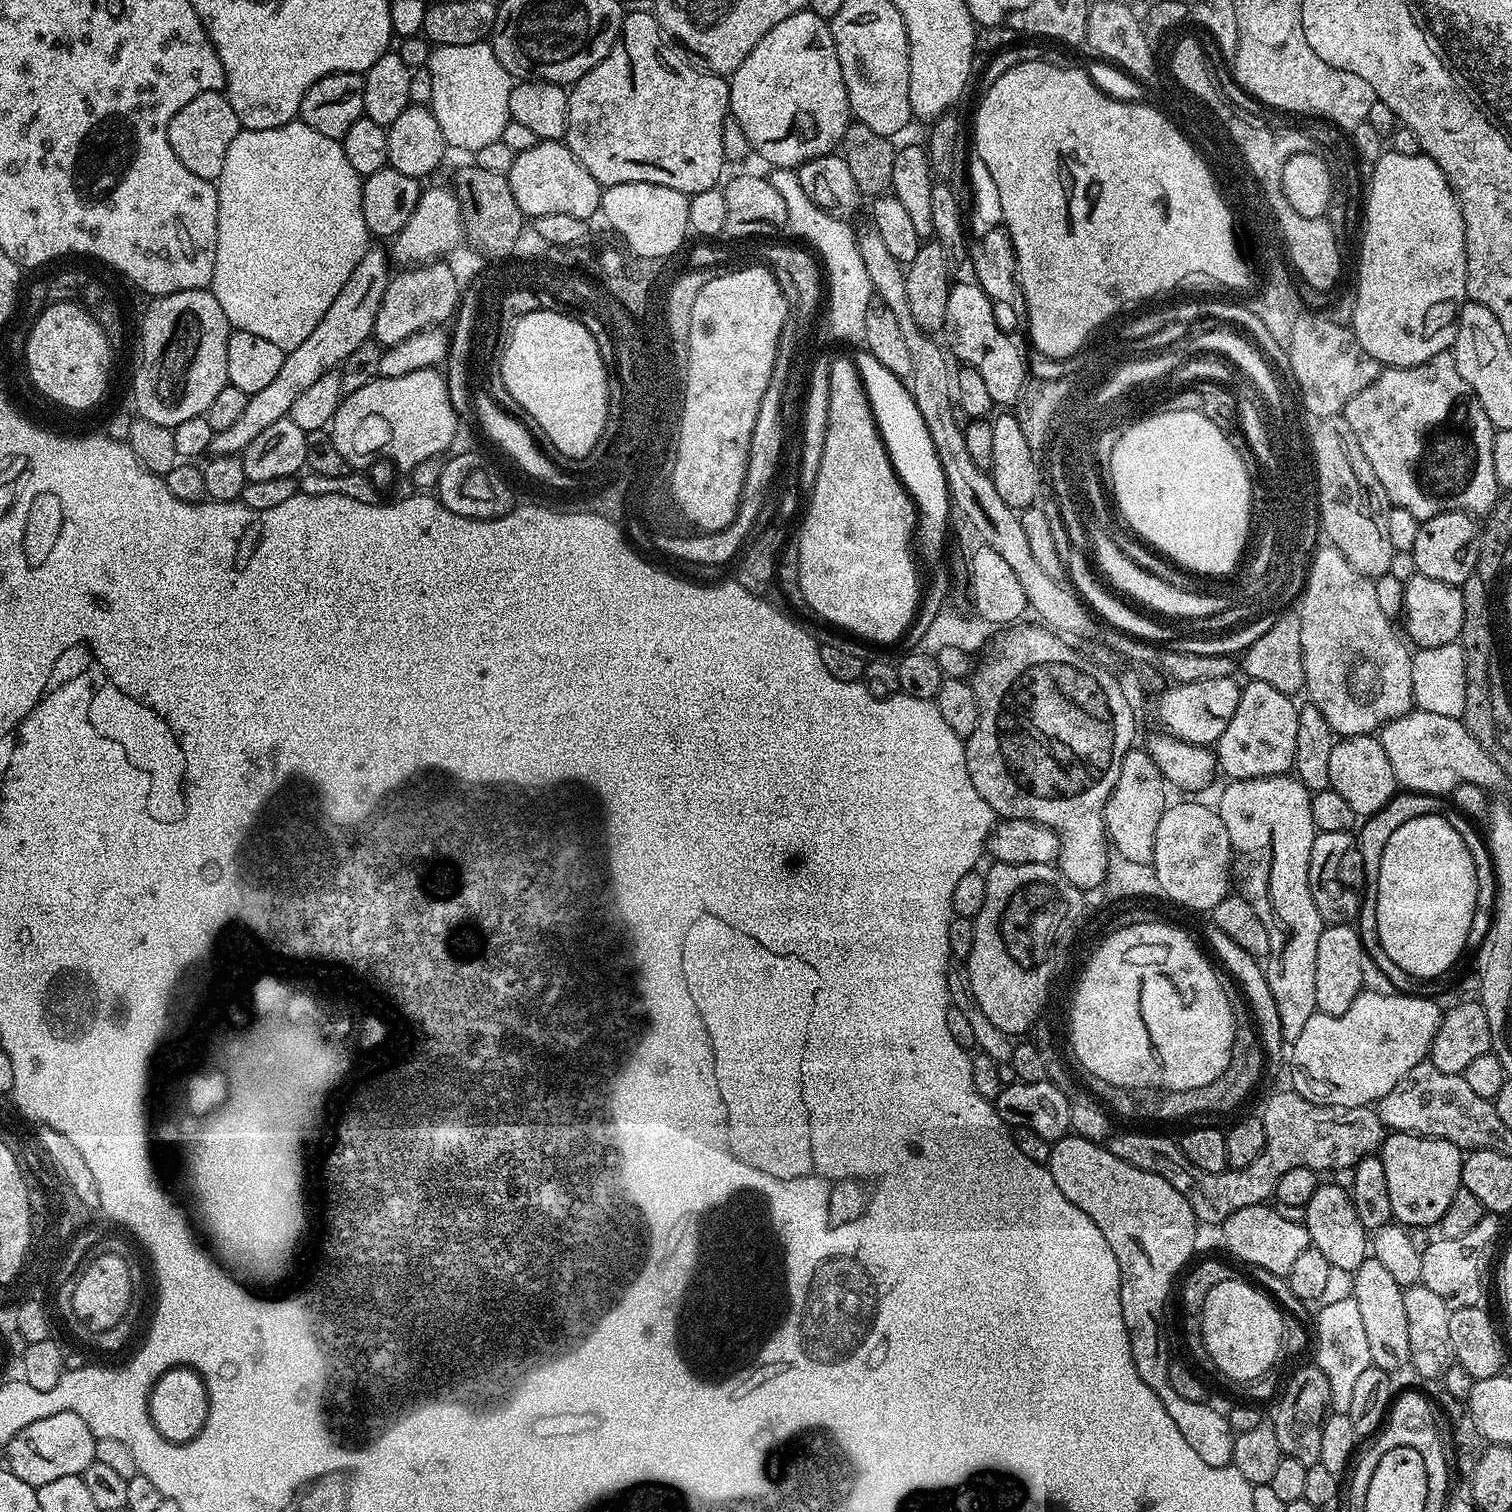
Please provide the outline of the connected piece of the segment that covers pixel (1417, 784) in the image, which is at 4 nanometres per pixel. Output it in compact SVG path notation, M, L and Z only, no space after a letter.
M1413 710L1384 725L1378 739L1386 750L1386 758L1390 758L1390 770L1394 770L1394 778L1401 789L1440 796L1443 792L1451 794L1459 784L1476 784L1479 788L1493 790L1505 783L1504 772L1486 750L1474 743L1461 719Z

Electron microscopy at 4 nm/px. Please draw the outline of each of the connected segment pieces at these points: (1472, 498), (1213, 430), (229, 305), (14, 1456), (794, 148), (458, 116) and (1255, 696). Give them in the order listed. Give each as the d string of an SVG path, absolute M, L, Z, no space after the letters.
M1451 351L1439 352L1418 366L1385 367L1362 394L1350 398L1342 415L1350 422L1350 430L1354 430L1354 438L1358 438L1358 446L1362 446L1362 454L1366 454L1385 497L1395 507L1410 510L1416 520L1423 522L1443 512L1466 512L1484 518L1495 509L1494 429L1466 378L1458 374Z
M1160 410L1156 414L1160 420L1138 422L1138 426L1132 428L1132 432L1128 432L1128 436L1124 436L1124 440L1120 440L1120 448L1116 448L1116 460L1112 460L1112 468L1116 468L1116 492L1120 492L1120 504L1124 507L1124 512L1128 512L1128 520L1132 521L1139 532L1144 532L1144 537L1148 539L1149 545L1163 553L1173 565L1192 574L1227 577L1229 575L1227 572L1232 572L1238 568L1234 550L1240 549L1240 539L1245 532L1246 516L1244 513L1247 509L1248 495L1254 491L1253 477L1248 477L1244 459L1236 453L1234 446L1230 446L1226 434L1222 434L1222 430L1218 430L1218 426L1214 426L1214 422L1210 422L1210 418L1206 418L1197 412L1186 411Z
M299 118L270 130L249 128L236 135L234 142L230 142L230 150L226 150L226 162L222 162L222 174L216 184L218 242L214 278L210 285L214 298L218 298L218 306L222 306L222 314L226 314L229 325L235 331L258 334L258 338L266 338L266 342L274 342L274 346L285 350L302 346L302 342L310 338L310 330L314 330L314 326L322 322L326 310L330 310L330 302L338 298L342 286L346 286L346 278L354 274L354 266L362 262L362 254L369 250L370 233L366 226L366 218L362 214L363 189L364 181L346 159L343 143L334 138L326 138L326 134L318 134L318 130L306 126Z
M73 1412L52 1414L50 1418L38 1418L38 1422L30 1422L6 1445L8 1452L7 1471L12 1472L22 1482L40 1488L46 1482L54 1482L58 1478L66 1478L66 1474L75 1476L83 1474L86 1466L96 1459L97 1437L93 1436L90 1426L78 1418Z
M805 10L790 14L790 18L778 22L778 26L774 26L774 30L770 30L770 34L766 34L766 38L762 38L754 50L750 50L746 62L742 62L742 66L732 73L728 86L728 106L731 119L746 130L753 153L772 164L773 169L796 170L807 160L835 153L849 126L850 109L829 21Z
M491 43L437 45L431 51L426 67L431 72L433 83L430 107L442 129L444 141L451 149L454 147L474 154L500 140L511 120L509 100L514 78L498 62Z
M1248 680L1240 689L1238 710L1230 718L1230 726L1222 730L1222 738L1214 745L1216 762L1228 780L1253 780L1282 776L1293 771L1294 750L1298 746L1300 708L1293 697L1266 686L1266 682Z

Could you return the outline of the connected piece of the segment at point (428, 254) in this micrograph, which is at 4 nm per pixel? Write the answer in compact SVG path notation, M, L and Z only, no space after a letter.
M436 184L433 188L425 187L418 198L418 206L414 206L414 214L410 214L410 222L402 226L402 230L391 241L390 256L400 266L415 266L439 261L447 252L455 250L462 244L464 226L460 223L460 203L451 187L443 188Z

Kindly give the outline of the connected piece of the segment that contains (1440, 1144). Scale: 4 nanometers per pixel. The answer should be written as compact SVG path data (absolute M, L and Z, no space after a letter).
M1393 1131L1385 1135L1378 1155L1386 1166L1386 1187L1390 1190L1393 1217L1409 1229L1439 1225L1446 1206L1450 1206L1454 1194L1462 1187L1462 1149L1438 1137Z

